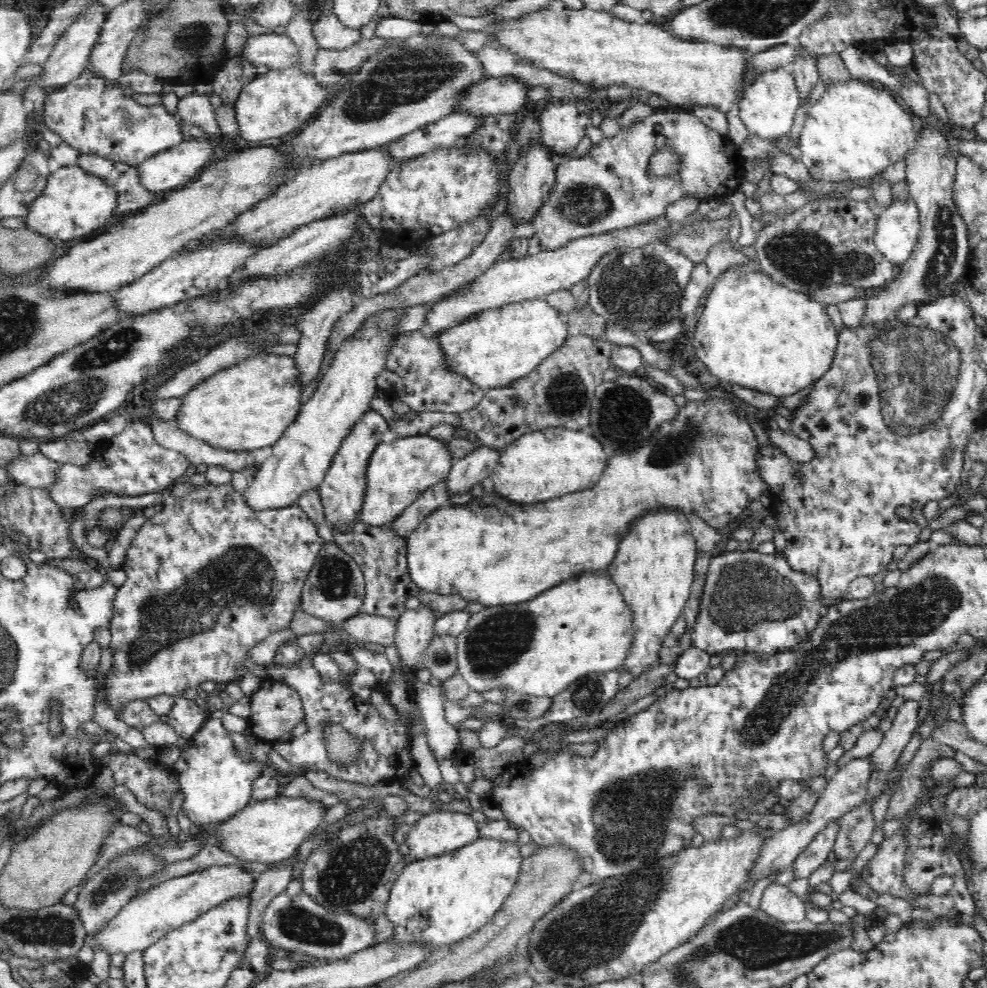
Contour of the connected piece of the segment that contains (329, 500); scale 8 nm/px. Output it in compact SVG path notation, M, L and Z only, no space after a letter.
M371 409L354 424L350 434L342 442L340 450L336 452L332 466L320 487L317 488L323 506L323 515L333 530L350 534L354 530L354 524L359 521L358 516L362 512L362 504L368 490L368 469L366 468L374 450L382 443L382 436L388 432L388 427L384 416Z

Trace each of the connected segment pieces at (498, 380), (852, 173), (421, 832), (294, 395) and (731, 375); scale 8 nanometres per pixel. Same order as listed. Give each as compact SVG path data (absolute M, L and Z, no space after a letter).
M544 298L484 310L478 316L474 316L474 318L470 318L470 320L466 320L461 324L456 324L456 328L442 332L437 338L440 339L440 345L444 349L448 367L462 375L466 375L468 380L487 390L500 385L507 385L510 381L518 380L530 374L542 360L553 354L554 350L564 346L569 338L568 332L569 325L565 315L552 307L552 305L549 305Z
M860 79L834 83L808 108L804 128L799 138L798 147L802 151L801 162L810 169L817 180L842 182L861 178L872 178L884 172L890 165L905 159L906 154L916 144L914 120L898 103L896 95L890 89L877 90Z
M432 811L422 816L411 826L405 841L411 852L407 858L418 860L422 857L451 853L466 846L466 844L472 844L474 840L478 840L480 837L478 822L470 816L469 812Z
M256 354L232 368L206 378L182 397L183 406L175 421L182 430L224 450L269 450L298 418L302 402L300 367L294 356Z
M753 262L730 266L715 280L696 324L695 355L720 380L790 396L830 368L839 333L820 301L780 284L754 266Z

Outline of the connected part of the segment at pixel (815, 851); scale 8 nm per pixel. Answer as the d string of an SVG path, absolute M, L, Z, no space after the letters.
M834 819L813 836L810 844L793 864L795 878L808 878L812 872L828 862L828 854L832 852L838 832L840 832L840 822Z

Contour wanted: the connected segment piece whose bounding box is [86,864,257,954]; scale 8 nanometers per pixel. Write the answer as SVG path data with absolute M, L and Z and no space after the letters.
M237 864L210 865L198 872L166 880L122 905L119 913L106 924L102 932L96 936L87 935L86 944L92 949L96 946L103 948L108 954L118 951L128 954L135 950L143 952L170 929L177 929L186 921L194 920L211 908L224 904L226 900L244 896L249 898L256 884L256 875Z

